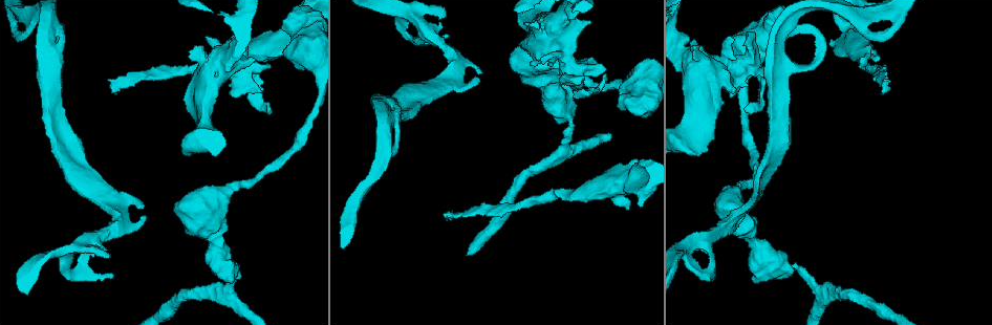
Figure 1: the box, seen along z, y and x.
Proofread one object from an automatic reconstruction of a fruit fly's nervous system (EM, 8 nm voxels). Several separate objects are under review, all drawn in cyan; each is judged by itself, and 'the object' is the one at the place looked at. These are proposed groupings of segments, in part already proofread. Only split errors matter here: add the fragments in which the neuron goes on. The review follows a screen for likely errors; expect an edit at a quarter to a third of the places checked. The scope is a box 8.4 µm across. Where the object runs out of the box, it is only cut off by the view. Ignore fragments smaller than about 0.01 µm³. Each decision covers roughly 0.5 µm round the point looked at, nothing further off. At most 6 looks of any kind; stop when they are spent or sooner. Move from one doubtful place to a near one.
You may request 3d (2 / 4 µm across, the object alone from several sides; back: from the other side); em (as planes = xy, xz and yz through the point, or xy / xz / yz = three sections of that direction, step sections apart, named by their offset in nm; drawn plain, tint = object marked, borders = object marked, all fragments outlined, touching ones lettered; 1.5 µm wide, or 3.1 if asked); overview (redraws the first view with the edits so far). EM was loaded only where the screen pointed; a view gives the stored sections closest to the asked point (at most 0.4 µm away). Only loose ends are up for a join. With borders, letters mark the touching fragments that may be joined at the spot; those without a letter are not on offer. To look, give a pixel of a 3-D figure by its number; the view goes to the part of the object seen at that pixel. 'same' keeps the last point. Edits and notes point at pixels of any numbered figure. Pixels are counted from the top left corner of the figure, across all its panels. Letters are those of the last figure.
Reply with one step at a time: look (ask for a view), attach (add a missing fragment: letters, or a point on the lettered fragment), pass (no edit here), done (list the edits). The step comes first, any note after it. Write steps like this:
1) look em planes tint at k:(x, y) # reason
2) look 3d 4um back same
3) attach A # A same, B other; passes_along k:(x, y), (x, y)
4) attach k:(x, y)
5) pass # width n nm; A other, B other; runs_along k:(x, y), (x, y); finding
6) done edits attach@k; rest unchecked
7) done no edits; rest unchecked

look em xy step 4 borders at 1:(271, 65) # thick end

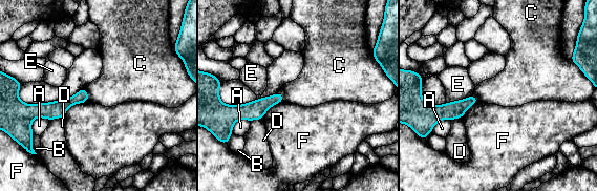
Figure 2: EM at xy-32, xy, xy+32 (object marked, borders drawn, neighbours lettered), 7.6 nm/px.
look em planes borders same

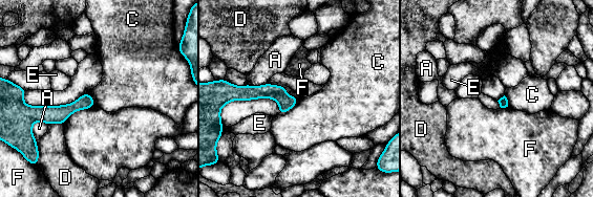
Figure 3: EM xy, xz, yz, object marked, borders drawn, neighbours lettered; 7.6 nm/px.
pass # longest_contact F 280 nm; A other, C other, D other, E other, F other; no lettered fragment goes on from it

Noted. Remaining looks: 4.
look em planes borders at 1:(282, 47) # free end

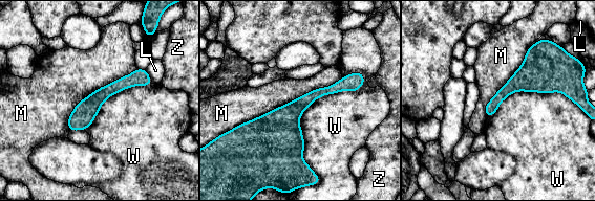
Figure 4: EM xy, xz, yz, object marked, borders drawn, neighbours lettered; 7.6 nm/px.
pass # longest_contact M 900 nm; L other, M other, W other, Z other; no lettered fragment goes on from it

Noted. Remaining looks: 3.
look em xz step 8 borders at 1:(110, 256) # branch stops here

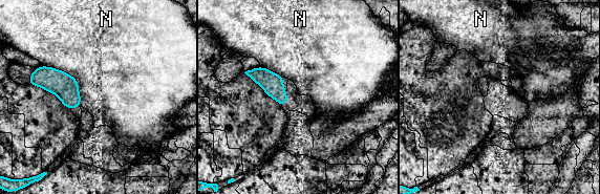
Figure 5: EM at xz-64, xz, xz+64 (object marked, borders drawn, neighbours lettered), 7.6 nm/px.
pass # width 160 nm; N other; border 5:(42, 65), (68, 72), (81, 104); no lettered fragment goes on from it

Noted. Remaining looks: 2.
done no edits; rest unchecked

